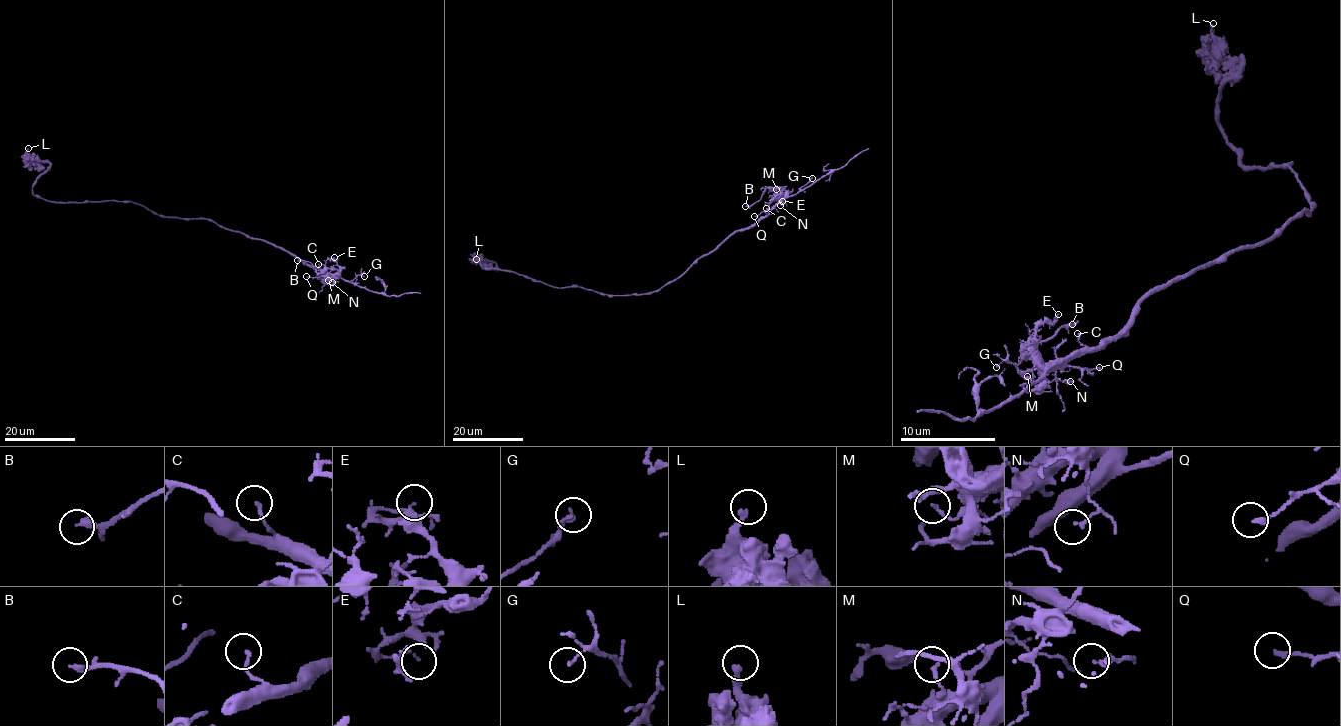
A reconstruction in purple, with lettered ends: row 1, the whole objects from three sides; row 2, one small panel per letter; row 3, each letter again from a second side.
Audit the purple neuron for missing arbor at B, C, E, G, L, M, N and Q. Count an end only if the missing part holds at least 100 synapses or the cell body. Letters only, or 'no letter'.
no letter

